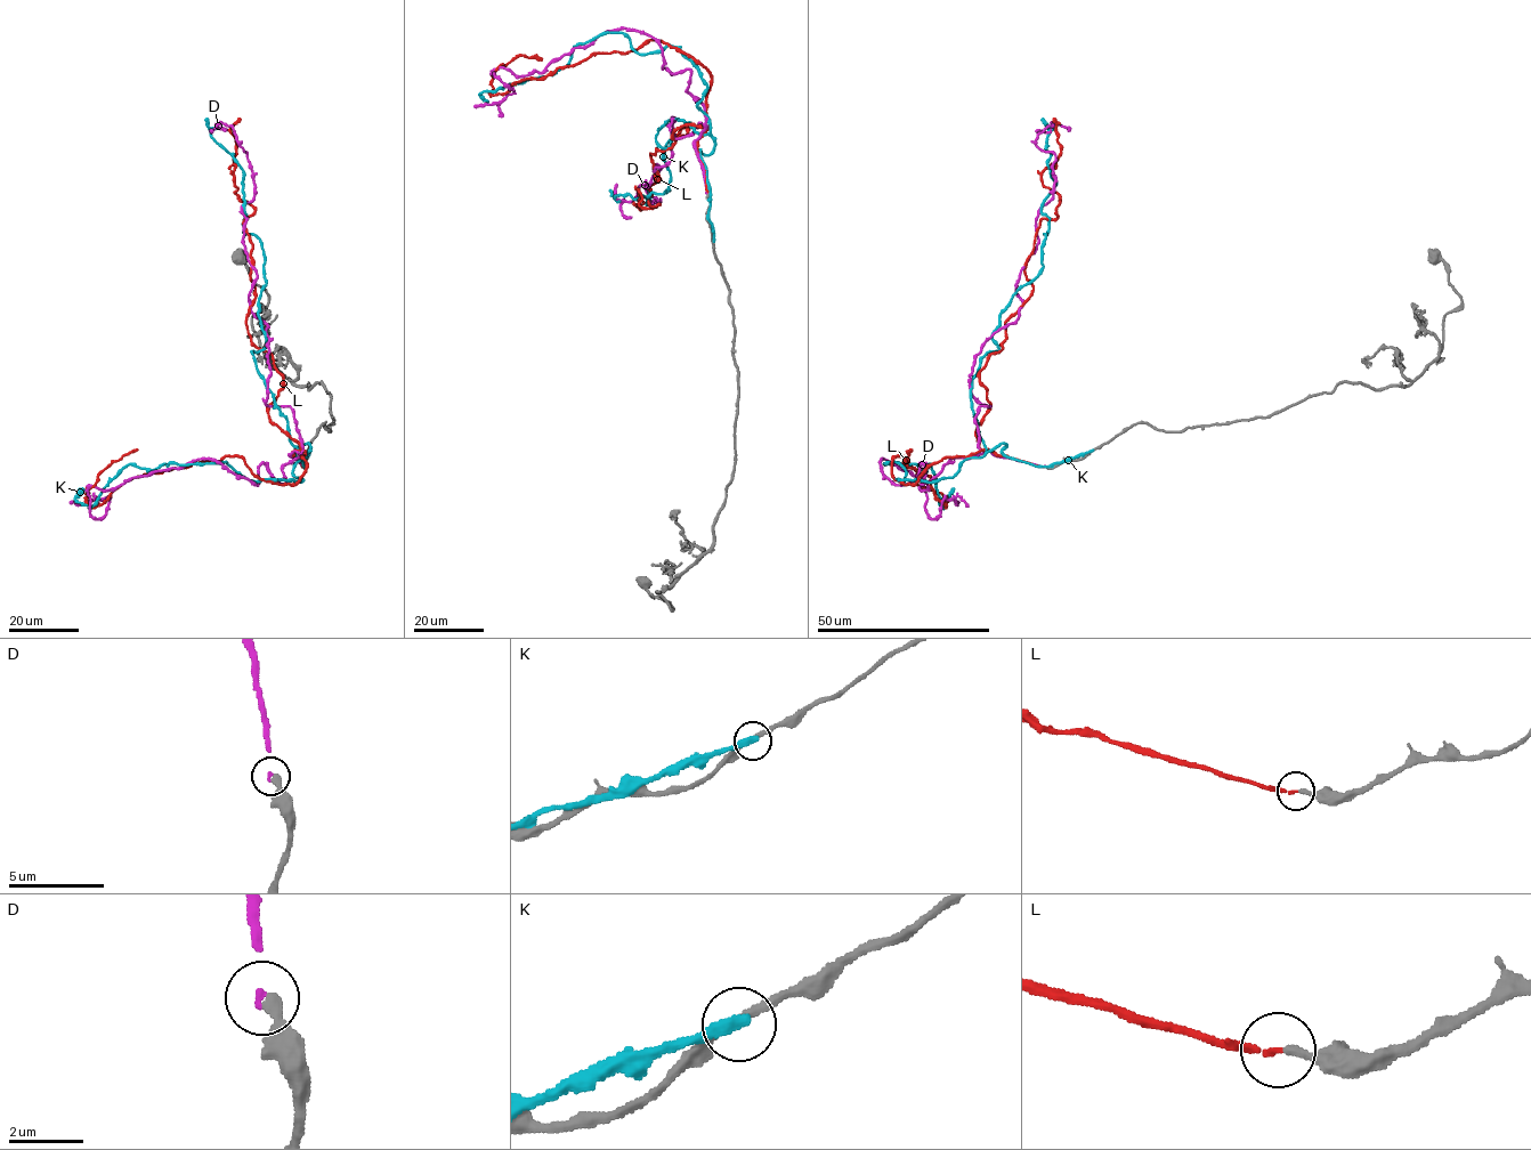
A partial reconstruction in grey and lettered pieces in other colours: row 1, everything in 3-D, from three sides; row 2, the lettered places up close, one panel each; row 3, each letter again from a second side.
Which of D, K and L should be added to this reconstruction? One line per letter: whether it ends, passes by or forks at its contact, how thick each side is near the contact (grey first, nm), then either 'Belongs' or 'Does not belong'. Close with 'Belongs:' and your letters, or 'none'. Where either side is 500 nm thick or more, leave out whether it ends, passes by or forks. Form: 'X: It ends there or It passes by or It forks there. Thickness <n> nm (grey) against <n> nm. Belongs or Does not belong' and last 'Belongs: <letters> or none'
D: It ends there. Thickness 320 nm (grey) against 110 nm. Does not belong
K: It ends there. Thickness 260 nm (grey) against 340 nm. Does not belong
L: It ends there. Thickness 260 nm (grey) against 160 nm. Belongs
Belongs: L

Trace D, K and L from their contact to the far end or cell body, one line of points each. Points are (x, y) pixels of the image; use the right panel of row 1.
D: (1044, 466), (980, 453), (970, 387), (1052, 196), (1053, 123), (1036, 131)
K: (1092, 451), (1048, 466), (987, 452), (971, 409), (1001, 313), (1043, 266), (1042, 119)
L: (1043, 467), (982, 450), (977, 427), (979, 372), (1034, 290), (1039, 221), (1058, 217), (1041, 178), (1054, 119)

